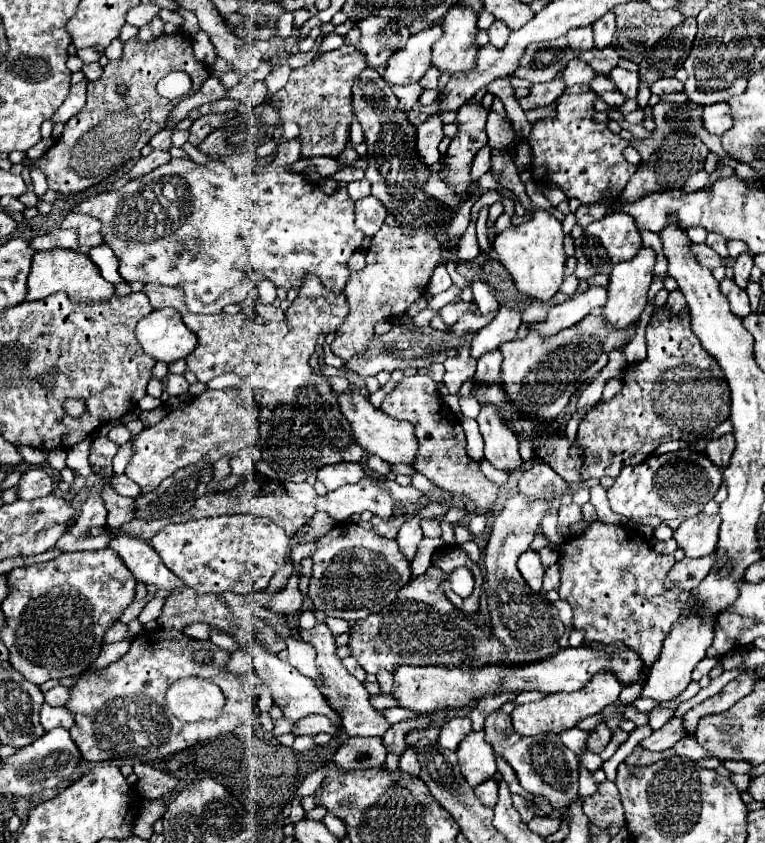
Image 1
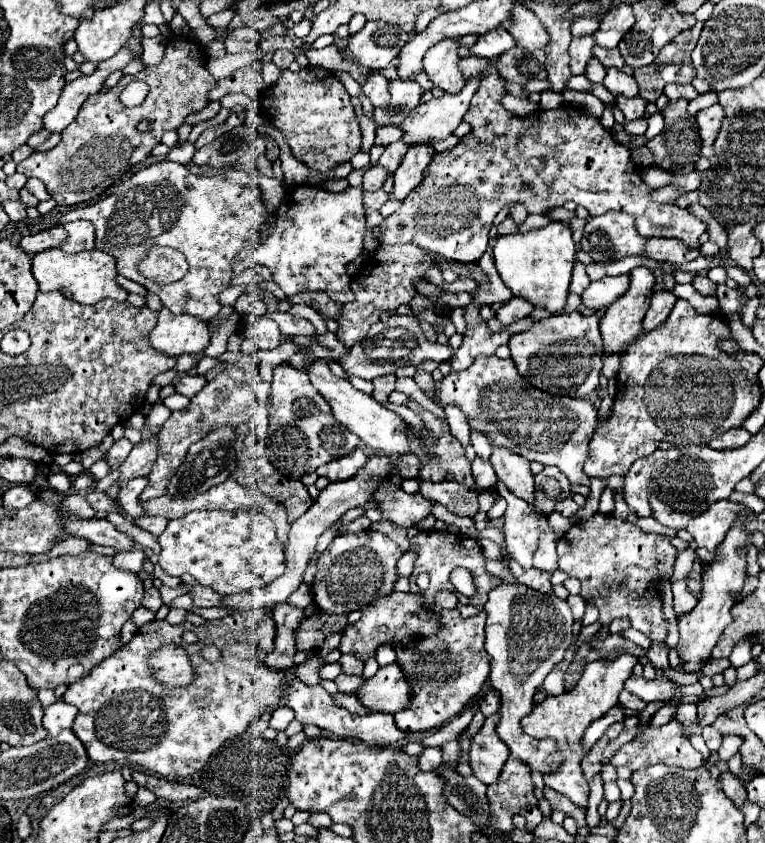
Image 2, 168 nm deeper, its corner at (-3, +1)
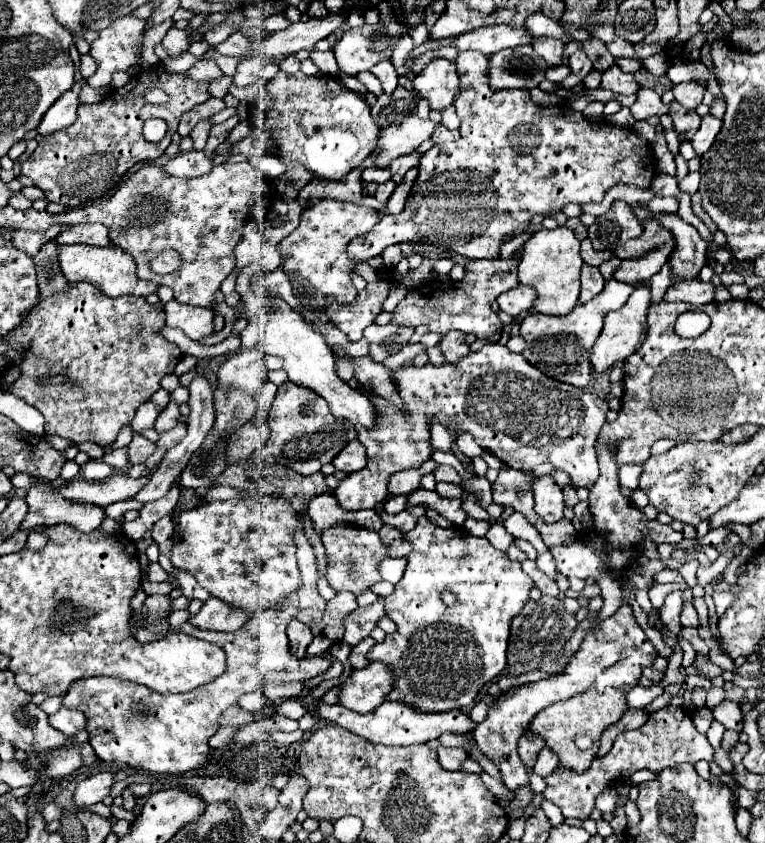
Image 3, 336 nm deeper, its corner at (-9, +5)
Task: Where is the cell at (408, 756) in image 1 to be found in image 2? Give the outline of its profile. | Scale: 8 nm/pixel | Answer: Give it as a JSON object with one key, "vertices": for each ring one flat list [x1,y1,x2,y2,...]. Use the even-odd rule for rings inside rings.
{"vertices":[[435,746,435,748,425,748,421,754,419,754,419,764,423,766,423,770,435,770,439,768,439,764,443,762,441,758,441,748]]}

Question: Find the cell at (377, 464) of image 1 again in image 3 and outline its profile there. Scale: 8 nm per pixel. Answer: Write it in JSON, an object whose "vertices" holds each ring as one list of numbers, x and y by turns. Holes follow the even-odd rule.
{"vertices":[[439,464,433,475,437,482,451,482,463,488,460,475,449,465]]}

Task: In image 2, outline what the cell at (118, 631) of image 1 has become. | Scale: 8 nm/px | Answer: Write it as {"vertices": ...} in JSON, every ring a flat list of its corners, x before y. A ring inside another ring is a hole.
{"vertices":[[137,608,135,610,135,614,133,614,133,620,135,620,135,624,137,626,143,626,143,624,147,624,147,622,151,622,151,620,155,620,155,612,153,610,149,610,149,608]]}

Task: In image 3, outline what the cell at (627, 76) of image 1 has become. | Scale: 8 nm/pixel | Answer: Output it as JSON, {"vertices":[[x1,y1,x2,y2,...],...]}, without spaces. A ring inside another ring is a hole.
{"vertices":[[613,64,609,70,603,72,601,88,613,90,613,92,617,92,617,94,631,96,631,94,635,94,641,86,639,86,639,82,635,80,633,74,627,74,627,72,623,72,617,64]]}

